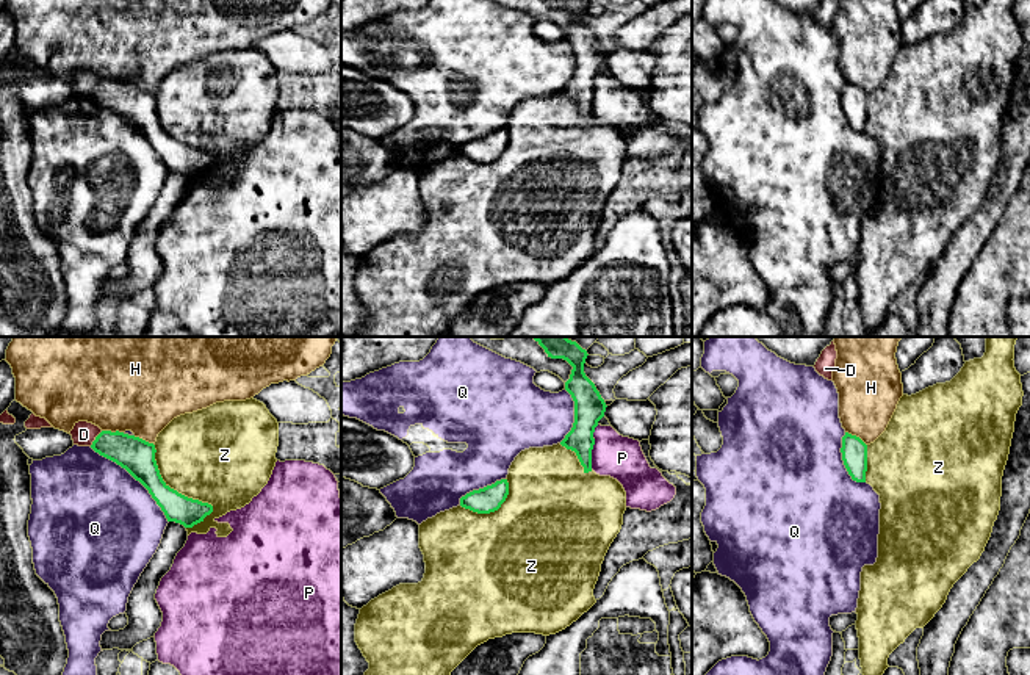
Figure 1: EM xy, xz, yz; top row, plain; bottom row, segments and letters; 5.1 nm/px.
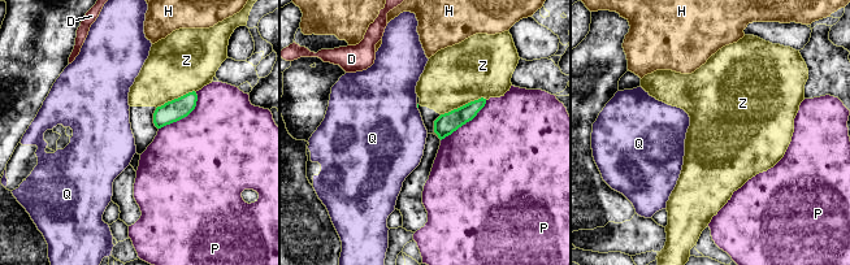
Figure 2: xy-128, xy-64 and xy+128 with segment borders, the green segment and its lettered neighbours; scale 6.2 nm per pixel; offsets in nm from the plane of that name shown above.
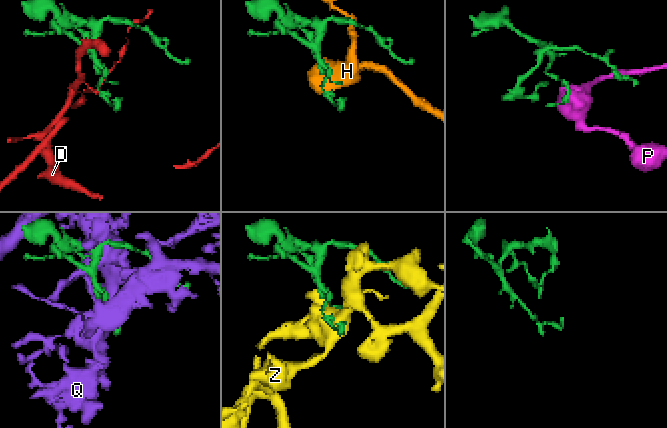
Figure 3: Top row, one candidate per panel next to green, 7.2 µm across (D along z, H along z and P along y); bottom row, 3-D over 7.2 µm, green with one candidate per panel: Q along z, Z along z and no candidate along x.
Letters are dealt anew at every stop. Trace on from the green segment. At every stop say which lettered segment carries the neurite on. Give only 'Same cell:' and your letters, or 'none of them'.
Same cell: none of them

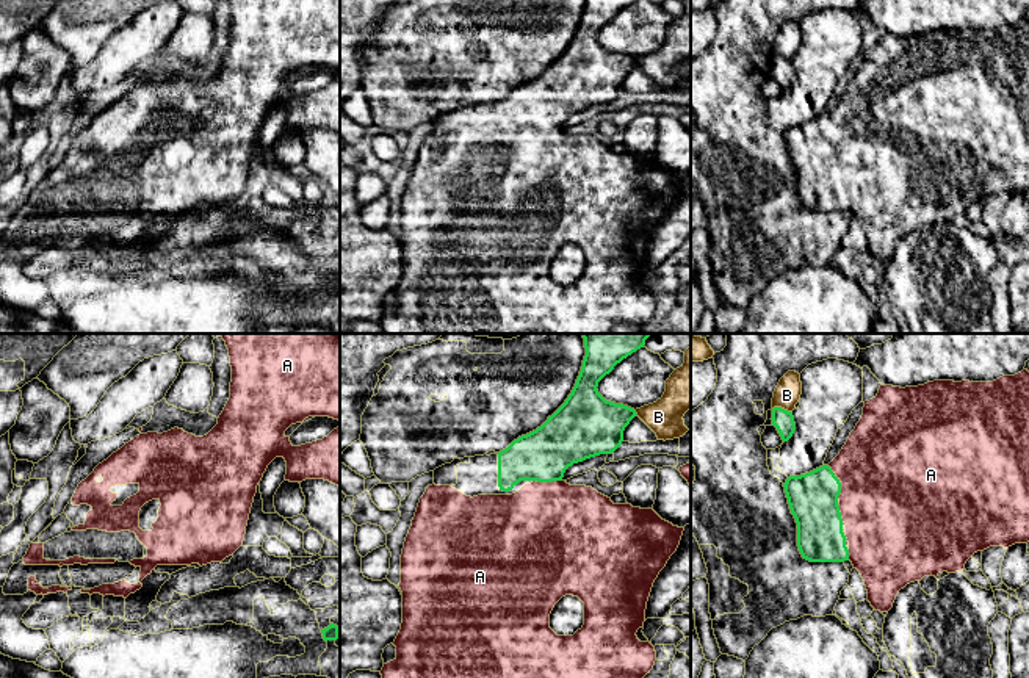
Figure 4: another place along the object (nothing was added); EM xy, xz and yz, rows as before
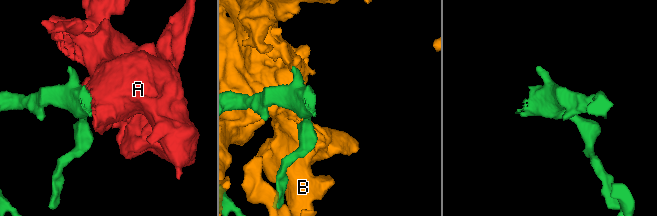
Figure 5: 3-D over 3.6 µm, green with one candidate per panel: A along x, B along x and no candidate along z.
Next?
Same cell: A

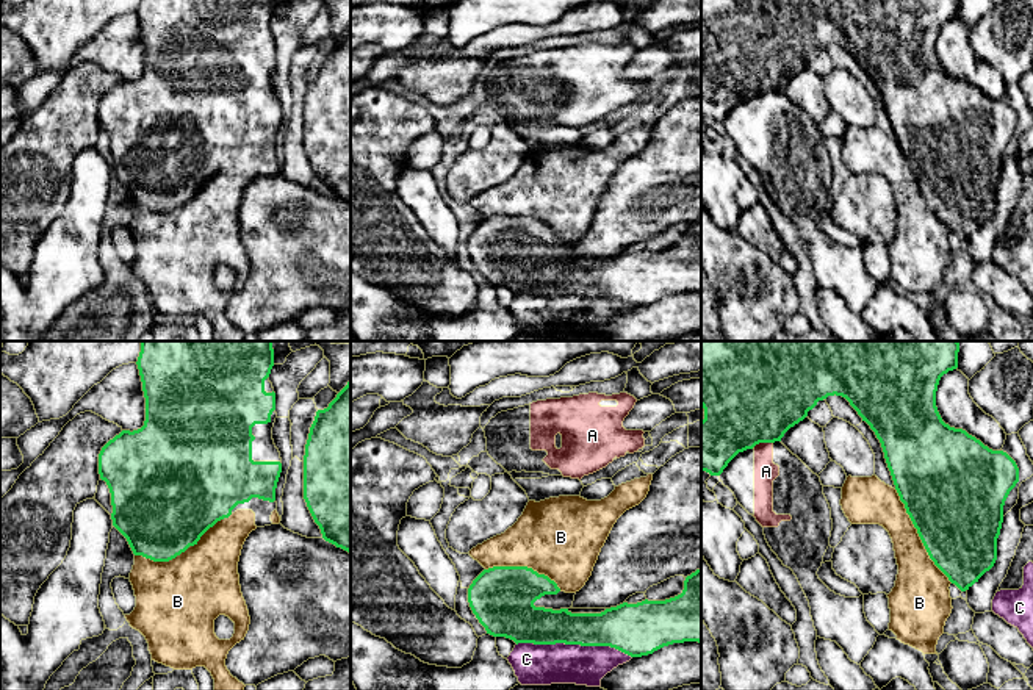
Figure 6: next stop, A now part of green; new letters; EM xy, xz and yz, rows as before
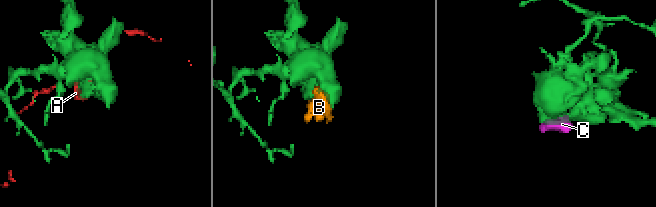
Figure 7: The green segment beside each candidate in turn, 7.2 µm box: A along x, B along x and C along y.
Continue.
Same cell: B

